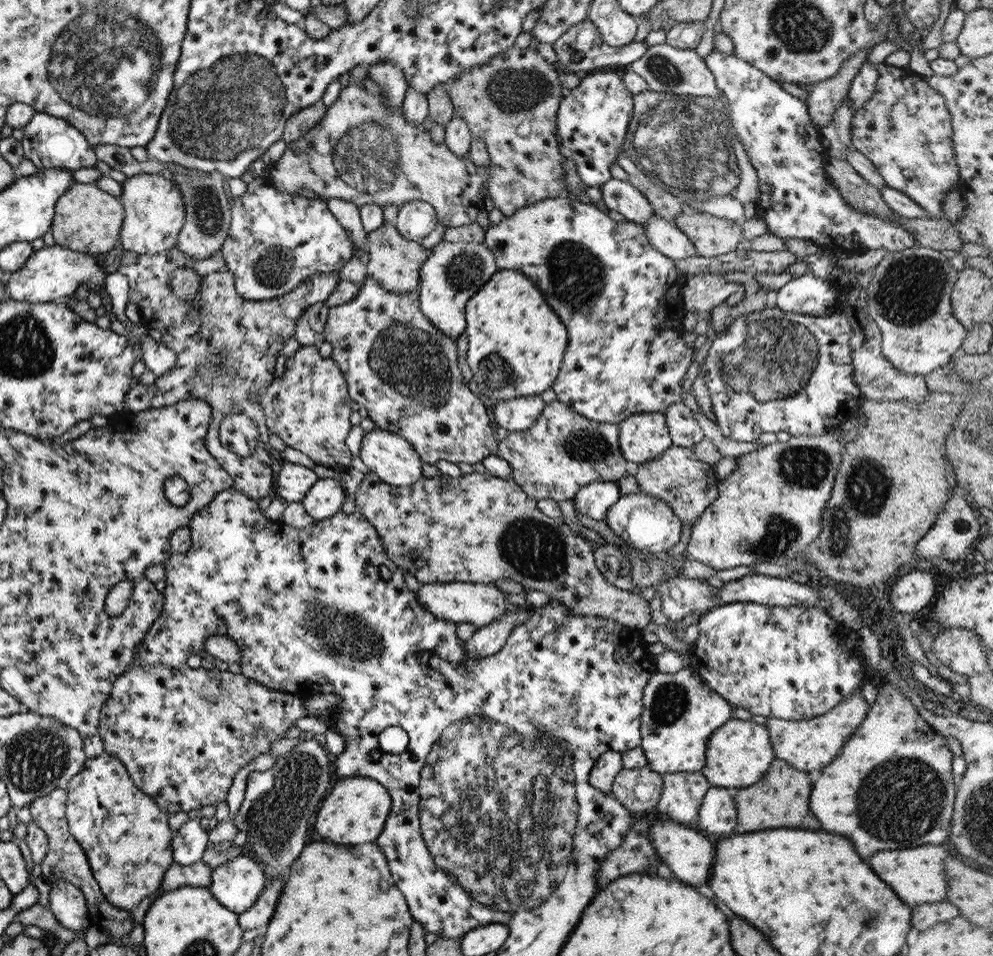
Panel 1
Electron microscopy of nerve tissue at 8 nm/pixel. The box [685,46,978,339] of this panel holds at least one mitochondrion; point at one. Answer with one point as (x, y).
(910, 292)

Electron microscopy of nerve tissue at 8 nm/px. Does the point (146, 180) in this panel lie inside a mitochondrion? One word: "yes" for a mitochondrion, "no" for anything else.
no

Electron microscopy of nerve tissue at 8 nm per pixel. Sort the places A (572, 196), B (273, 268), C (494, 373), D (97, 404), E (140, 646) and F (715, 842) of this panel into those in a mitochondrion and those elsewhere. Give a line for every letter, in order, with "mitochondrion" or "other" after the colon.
A: other
B: mitochondrion
C: mitochondrion
D: other
E: other
F: other

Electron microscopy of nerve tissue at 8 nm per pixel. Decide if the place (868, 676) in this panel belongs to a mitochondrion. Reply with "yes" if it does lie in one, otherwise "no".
no

